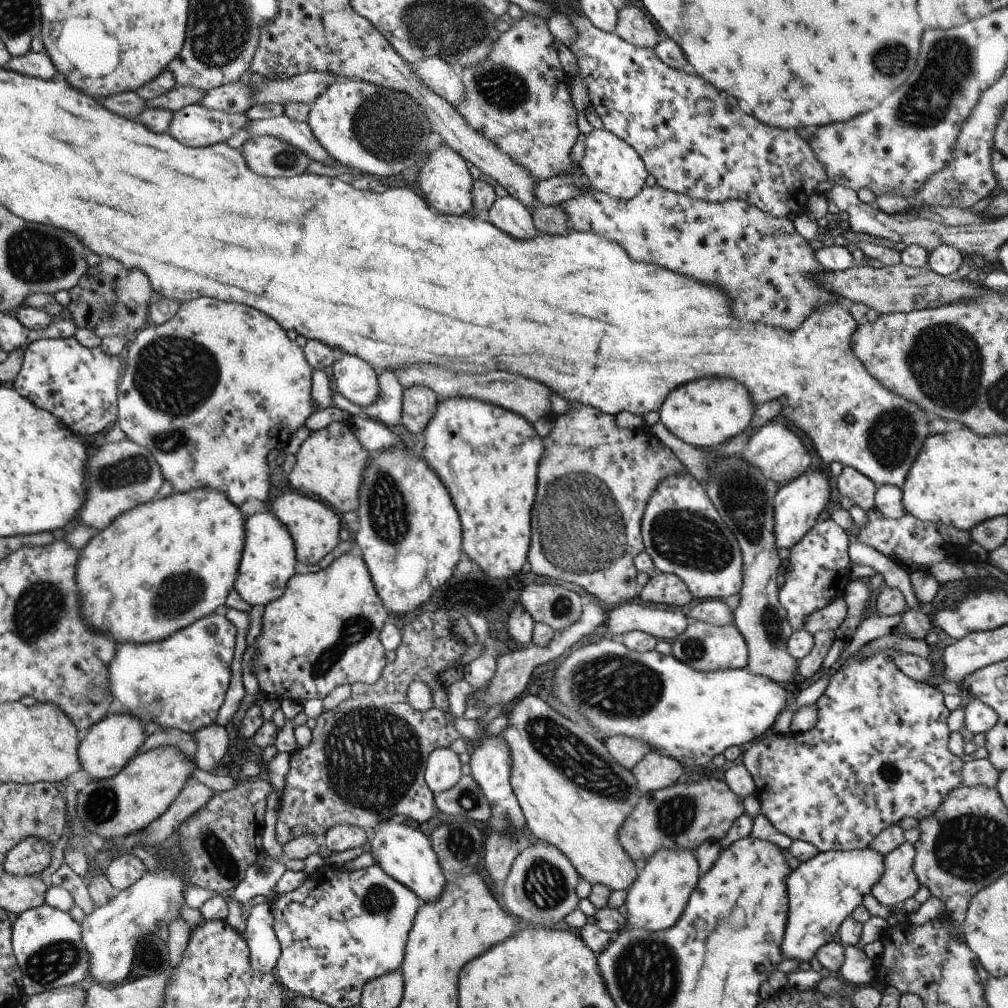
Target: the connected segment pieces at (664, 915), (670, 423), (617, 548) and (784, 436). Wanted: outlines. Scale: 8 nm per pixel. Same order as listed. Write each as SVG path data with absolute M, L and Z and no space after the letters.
M662 848L654 852L627 891L624 905L628 926L644 928L650 932L662 932L672 928L682 916L700 877L700 868L694 850Z
M704 378L670 392L659 410L659 416L661 423L686 444L713 450L747 428L754 411L742 386L724 378Z
M572 404L568 413L553 415L558 420L555 421L551 433L543 438L544 456L542 456L540 466L538 466L538 492L536 492L536 502L532 506L532 544L530 544L528 562L532 572L540 576L546 576L546 578L554 578L554 580L559 578L567 582L574 582L574 584L582 586L586 592L594 594L598 600L602 600L606 604L606 608L611 610L622 602L638 599L640 588L636 581L636 576L639 572L634 564L634 557L637 557L638 554L645 550L641 535L641 522L646 502L650 500L652 492L658 488L658 484L664 478L668 478L668 476L682 476L682 474L686 474L687 469L672 452L672 449L664 446L664 443L647 427L634 430L618 428L616 420L614 420L615 416L604 414L597 408L584 406L584 404Z
M779 417L771 419L755 431L745 449L738 456L738 460L740 459L760 468L768 480L772 478L778 485L804 474L811 462L810 454L802 440L792 432L792 426Z

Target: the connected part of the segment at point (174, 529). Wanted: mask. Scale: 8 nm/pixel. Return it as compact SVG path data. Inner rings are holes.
M197 488L184 494L172 492L166 498L152 499L150 502L146 502L146 504L141 504L132 510L128 510L128 512L118 517L108 528L101 530L80 551L80 560L82 562L79 561L77 565L77 585L78 588L82 588L80 592L86 594L86 610L81 610L82 616L88 620L88 624L94 630L98 630L102 634L110 634L116 640L116 644L119 645L126 644L126 642L132 642L132 644L162 642L162 640L166 640L166 638L170 638L172 634L178 632L178 630L182 630L187 626L193 625L194 622L198 622L200 618L206 618L206 616L214 614L216 608L226 602L226 596L230 594L230 590L235 588L234 580L236 580L236 576L239 573L238 566L241 566L240 558L242 558L246 543L245 525L246 518L240 512L240 508L234 506L230 502L230 499L226 498L226 494L222 494L218 490L212 490L212 488Z

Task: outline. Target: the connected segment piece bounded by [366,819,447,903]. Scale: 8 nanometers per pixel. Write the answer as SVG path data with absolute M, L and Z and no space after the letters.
M391 819L384 820L370 832L370 839L366 847L376 864L381 866L388 876L408 886L425 903L438 902L447 880L444 878L430 839L422 830L412 828L405 823L391 822Z

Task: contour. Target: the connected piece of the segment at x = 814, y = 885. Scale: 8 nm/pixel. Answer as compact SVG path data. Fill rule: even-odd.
M872 848L818 853L801 863L786 878L788 922L781 946L784 959L801 963L814 958L819 948L836 938L840 925L862 905L865 893L874 888L882 874L884 856Z

